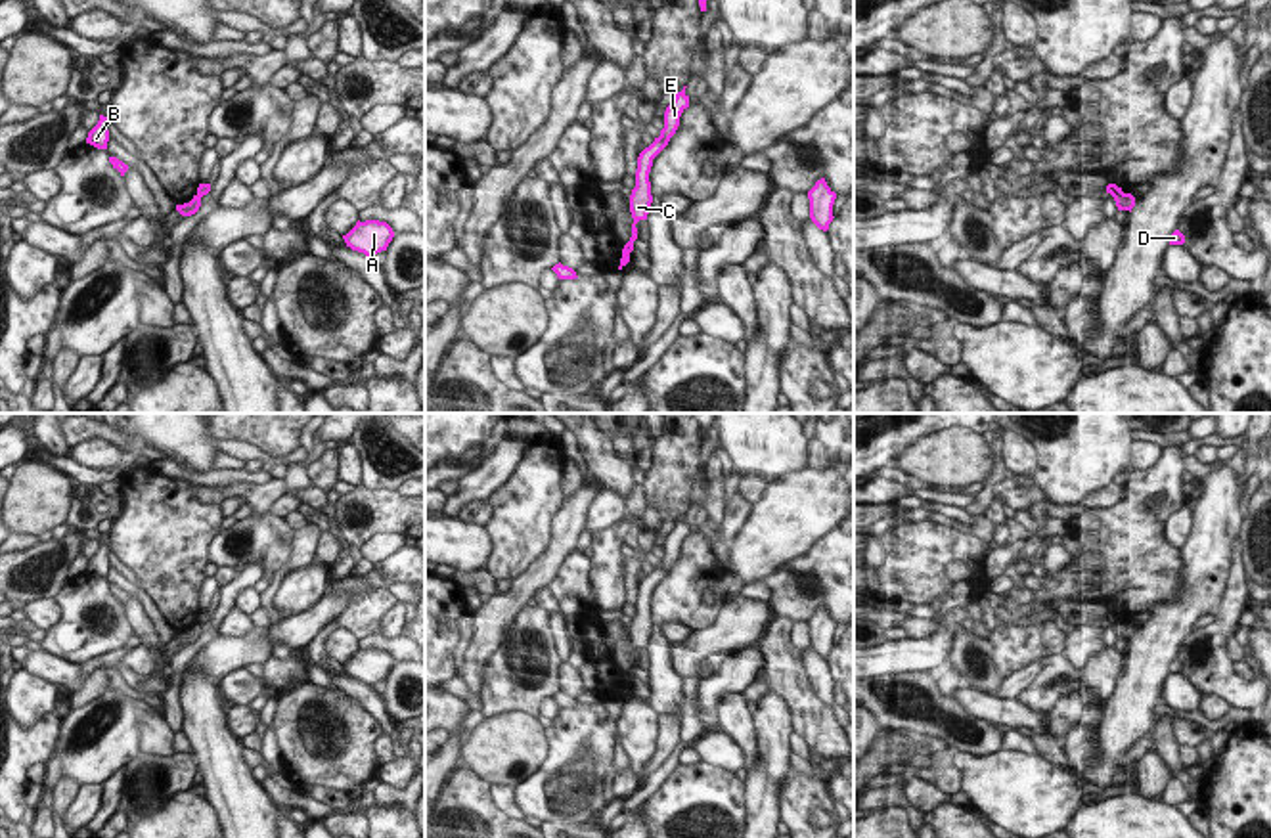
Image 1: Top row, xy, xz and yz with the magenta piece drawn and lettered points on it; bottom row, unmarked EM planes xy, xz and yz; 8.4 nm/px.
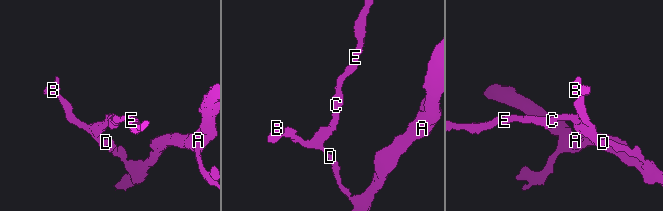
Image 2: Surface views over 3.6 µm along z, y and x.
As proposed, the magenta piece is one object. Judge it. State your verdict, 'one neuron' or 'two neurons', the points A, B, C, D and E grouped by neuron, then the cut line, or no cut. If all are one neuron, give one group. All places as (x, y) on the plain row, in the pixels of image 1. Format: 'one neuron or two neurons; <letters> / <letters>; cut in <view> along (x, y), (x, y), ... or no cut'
two neurons; A B D / C E; cut in yz along (1122, 620), (1114, 626)

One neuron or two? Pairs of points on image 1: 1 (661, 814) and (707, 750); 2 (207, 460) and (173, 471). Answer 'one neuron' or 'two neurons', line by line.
1: two neurons
2: two neurons

